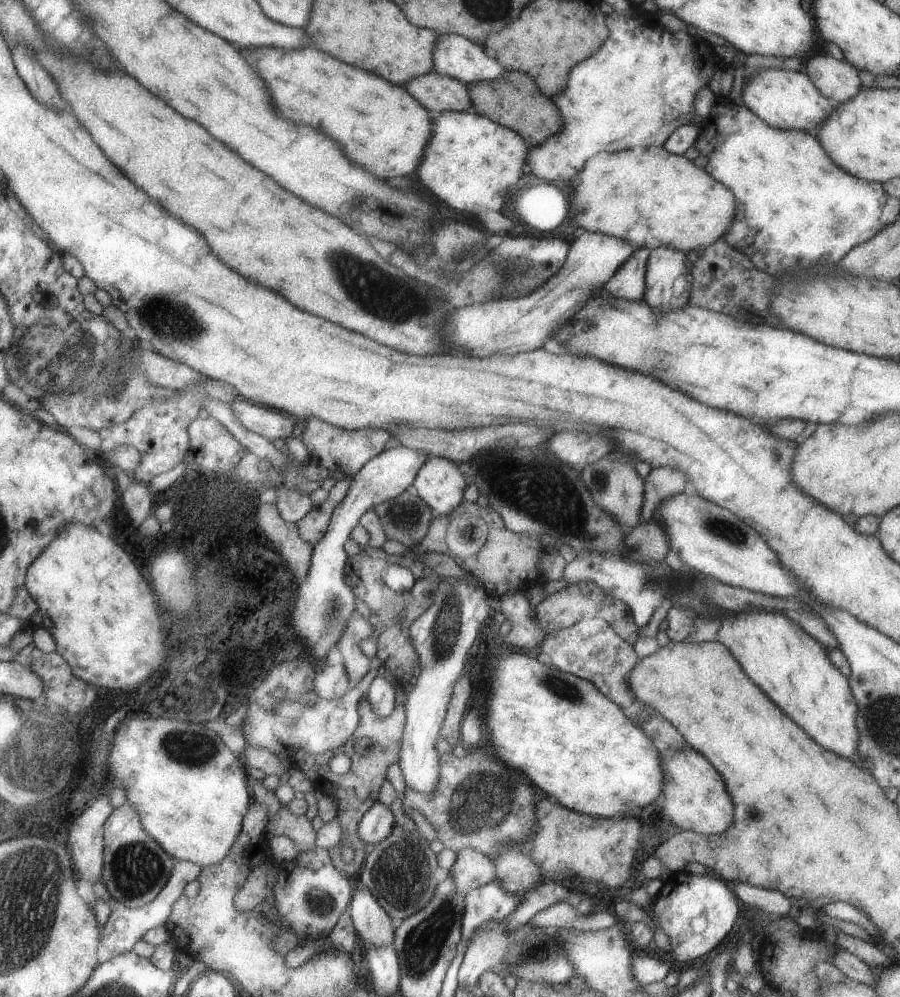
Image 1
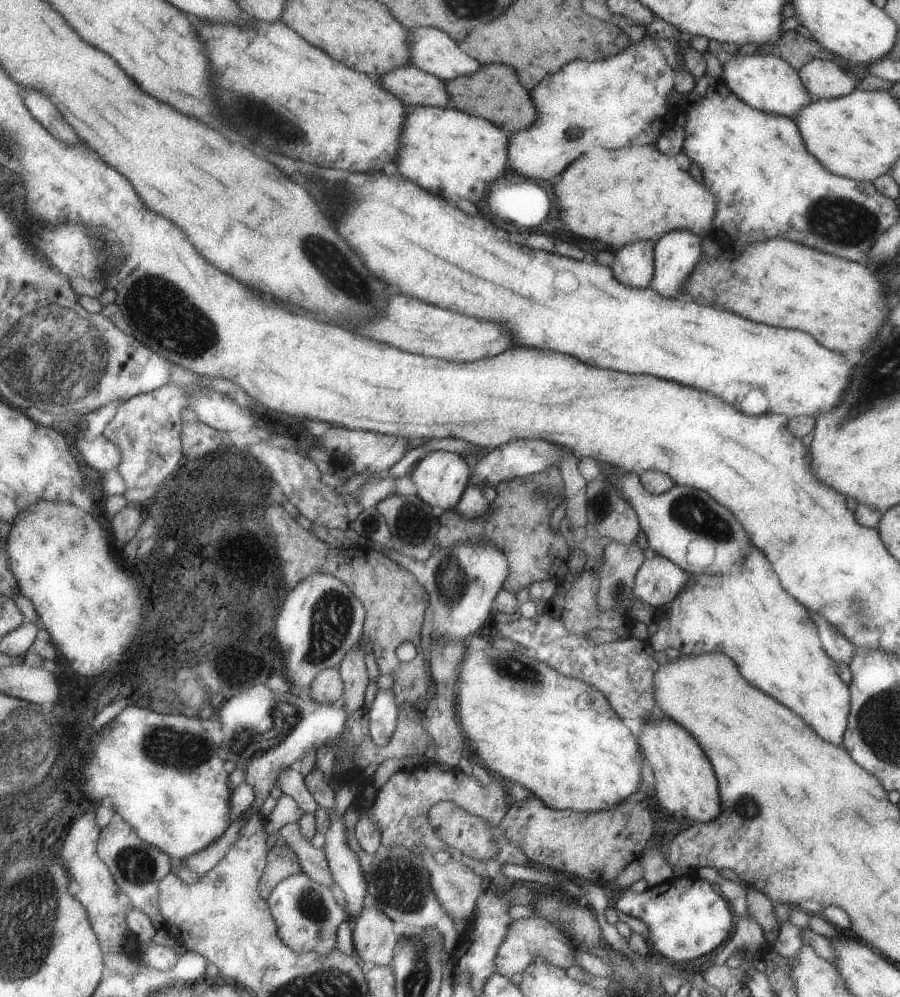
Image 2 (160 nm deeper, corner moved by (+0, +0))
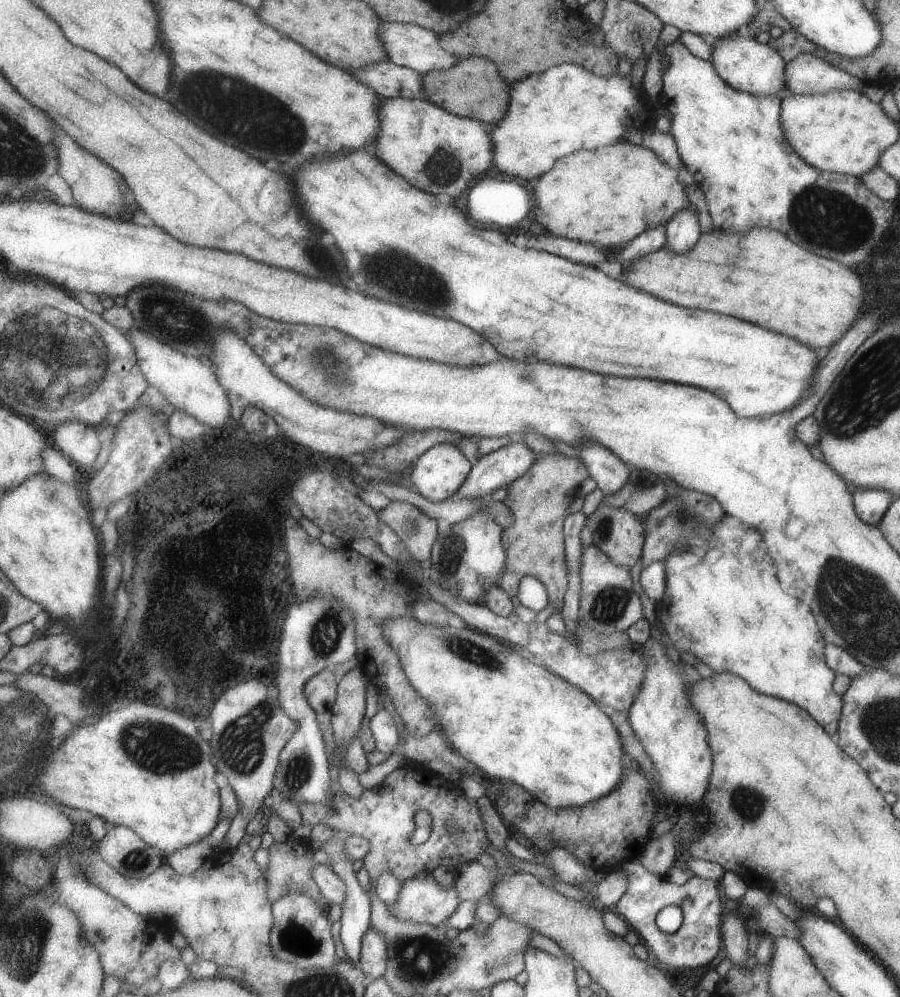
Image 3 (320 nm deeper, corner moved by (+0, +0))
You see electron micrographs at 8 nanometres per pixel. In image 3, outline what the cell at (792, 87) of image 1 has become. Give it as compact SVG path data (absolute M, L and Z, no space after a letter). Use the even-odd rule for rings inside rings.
M733 31L719 37L714 47L711 47L711 60L719 78L731 88L754 95L775 95L784 98L787 92L783 82L785 63L776 50L773 50L763 37L749 37L744 31Z

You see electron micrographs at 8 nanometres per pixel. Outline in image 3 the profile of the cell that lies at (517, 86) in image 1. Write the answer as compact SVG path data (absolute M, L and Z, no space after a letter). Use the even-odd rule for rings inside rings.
M485 56L458 59L455 66L447 70L423 74L424 96L446 111L495 125L505 116L510 103L510 86L503 80L496 64Z

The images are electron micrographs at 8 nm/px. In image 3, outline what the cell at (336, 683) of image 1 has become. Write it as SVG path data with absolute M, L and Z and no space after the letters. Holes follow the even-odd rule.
M331 668L322 670L307 681L304 693L317 714L331 712L334 709L339 696L339 683Z

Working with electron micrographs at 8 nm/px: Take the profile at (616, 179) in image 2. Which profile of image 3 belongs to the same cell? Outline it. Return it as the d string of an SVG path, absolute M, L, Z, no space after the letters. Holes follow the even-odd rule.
M621 140L613 146L603 146L589 152L579 150L567 158L561 158L551 172L533 178L529 184L533 186L537 198L537 220L551 234L599 247L619 246L633 240L644 230L664 225L676 210L690 205L683 192L683 184L677 182L677 173L651 150Z

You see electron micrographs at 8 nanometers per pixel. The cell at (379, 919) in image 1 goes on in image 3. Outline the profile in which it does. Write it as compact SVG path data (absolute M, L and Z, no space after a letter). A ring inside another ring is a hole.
M373 926L363 939L359 967L367 975L368 981L381 978L388 969L388 942Z

